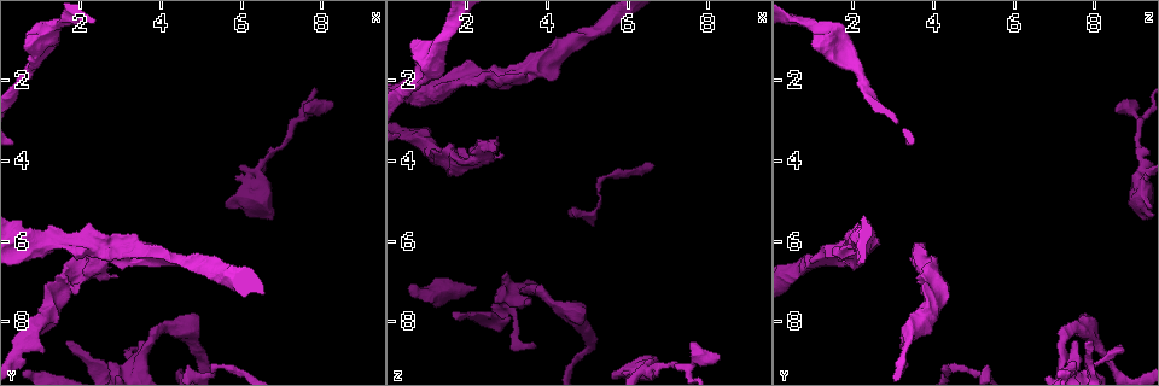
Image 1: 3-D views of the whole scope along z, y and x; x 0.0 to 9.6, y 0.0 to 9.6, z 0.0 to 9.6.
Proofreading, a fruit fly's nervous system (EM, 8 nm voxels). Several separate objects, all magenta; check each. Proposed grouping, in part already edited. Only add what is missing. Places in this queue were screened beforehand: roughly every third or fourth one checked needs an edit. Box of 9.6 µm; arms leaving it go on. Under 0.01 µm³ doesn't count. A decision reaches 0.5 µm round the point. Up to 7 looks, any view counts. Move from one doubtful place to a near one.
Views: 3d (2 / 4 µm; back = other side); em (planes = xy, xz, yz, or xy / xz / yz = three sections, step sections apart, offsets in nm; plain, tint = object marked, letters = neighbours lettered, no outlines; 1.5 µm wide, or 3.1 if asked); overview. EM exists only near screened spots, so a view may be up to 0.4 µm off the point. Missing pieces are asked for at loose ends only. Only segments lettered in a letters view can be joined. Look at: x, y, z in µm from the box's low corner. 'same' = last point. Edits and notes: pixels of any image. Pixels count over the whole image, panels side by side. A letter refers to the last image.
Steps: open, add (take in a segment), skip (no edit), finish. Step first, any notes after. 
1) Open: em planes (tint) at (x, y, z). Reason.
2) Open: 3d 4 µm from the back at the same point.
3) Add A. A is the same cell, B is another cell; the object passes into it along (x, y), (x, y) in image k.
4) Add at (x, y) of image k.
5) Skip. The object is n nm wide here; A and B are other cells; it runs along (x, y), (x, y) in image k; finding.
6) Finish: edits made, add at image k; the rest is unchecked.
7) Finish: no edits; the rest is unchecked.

Open: em planes (letters) at (0.70, 1.20, 1.00). Stops while still wide.

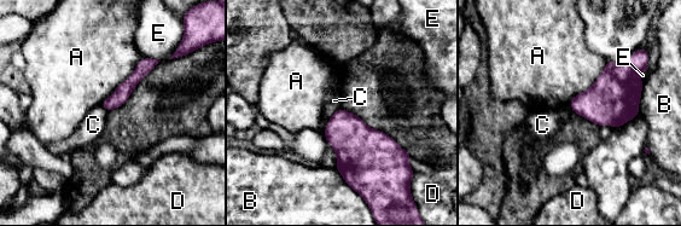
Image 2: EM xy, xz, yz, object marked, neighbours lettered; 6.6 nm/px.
Skip. A, B, C, D and E are other cells; a border runs along (339, 108), (329, 120), (322, 132) in image 2; no lettered segment goes on from it.

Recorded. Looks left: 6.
Open: em planes (letters) at (2.25, 5.55, 2.15). Free end.

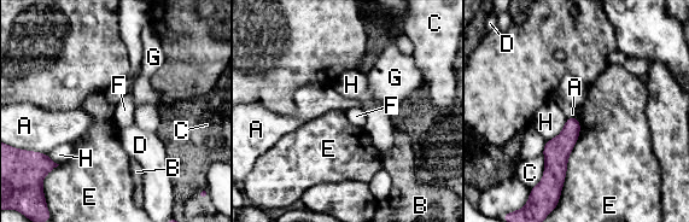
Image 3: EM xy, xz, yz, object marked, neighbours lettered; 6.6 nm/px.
Skip. The object is 120 nm wide here; A, B, C, D, E, F, G and H are other cells; none of them fits.

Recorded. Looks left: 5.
Open: 3d 4 µm at (3.55, 8.50, 7.55). Free end.

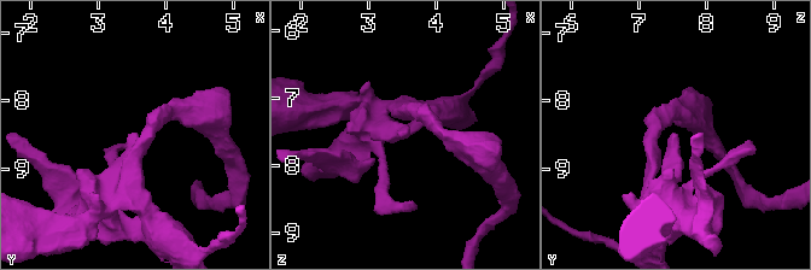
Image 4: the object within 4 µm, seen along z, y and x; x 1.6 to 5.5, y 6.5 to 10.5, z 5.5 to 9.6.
Open: em planes (letters) at (3.55, 8.45, 7.55). The arms are 180, 200 nm wide; need the tissue.

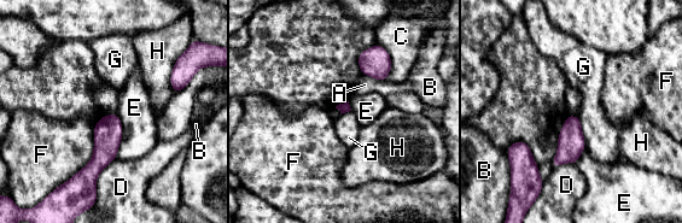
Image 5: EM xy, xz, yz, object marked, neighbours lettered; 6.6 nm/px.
Skip. A, B, C, D, E, F, G and H are other cells; a border runs along (576, 116), (581, 123), (586, 147) in image 5; none of them fits.

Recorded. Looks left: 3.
Finish: no edits; the rest is unchecked.

